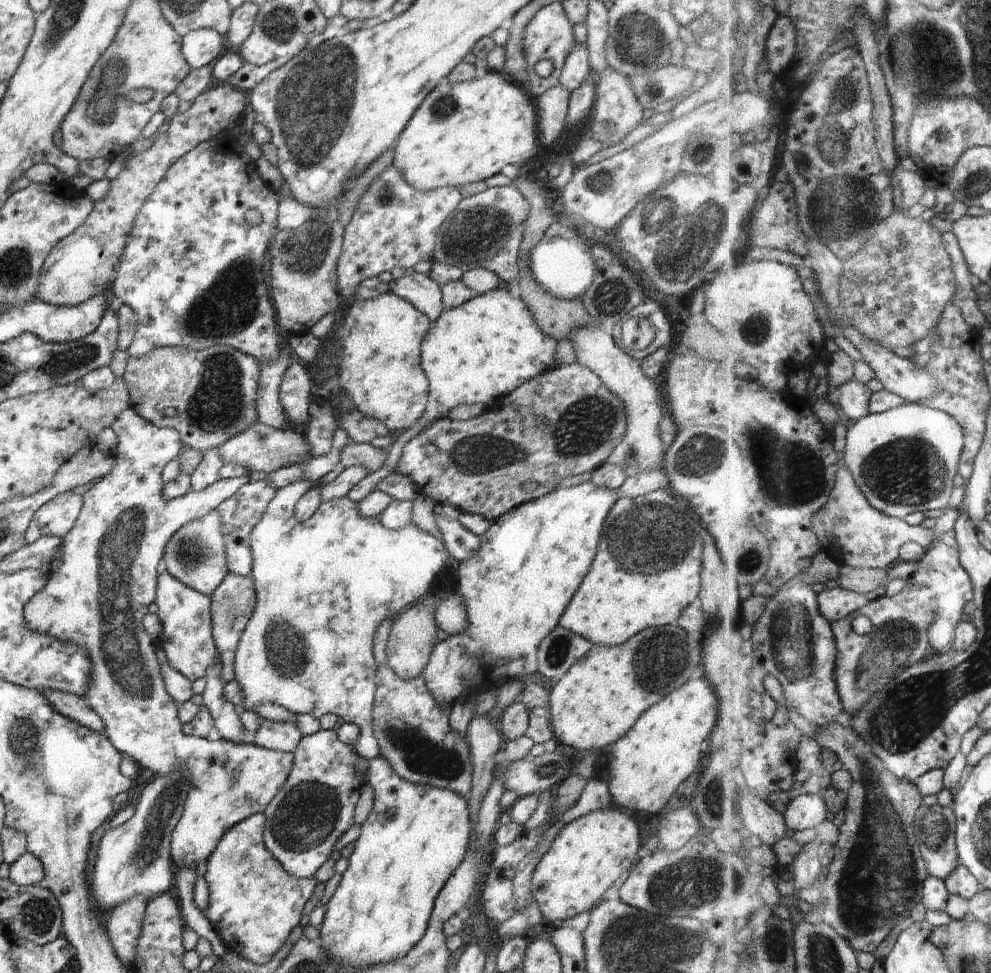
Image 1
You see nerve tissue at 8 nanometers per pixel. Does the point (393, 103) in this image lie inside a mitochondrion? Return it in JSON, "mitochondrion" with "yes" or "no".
{"mitochondrion":"no"}

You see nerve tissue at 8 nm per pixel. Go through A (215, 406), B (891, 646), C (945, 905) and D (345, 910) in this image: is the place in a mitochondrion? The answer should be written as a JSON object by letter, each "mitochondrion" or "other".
{"A":"mitochondrion","B":"mitochondrion","C":"other","D":"other"}

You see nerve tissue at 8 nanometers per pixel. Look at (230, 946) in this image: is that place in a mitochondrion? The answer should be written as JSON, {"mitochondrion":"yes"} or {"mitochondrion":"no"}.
{"mitochondrion":"no"}

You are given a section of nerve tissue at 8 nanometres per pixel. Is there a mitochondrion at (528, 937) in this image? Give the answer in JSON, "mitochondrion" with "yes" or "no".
{"mitochondrion":"no"}

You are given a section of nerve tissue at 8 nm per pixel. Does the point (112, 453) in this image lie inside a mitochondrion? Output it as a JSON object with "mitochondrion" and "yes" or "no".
{"mitochondrion":"no"}

